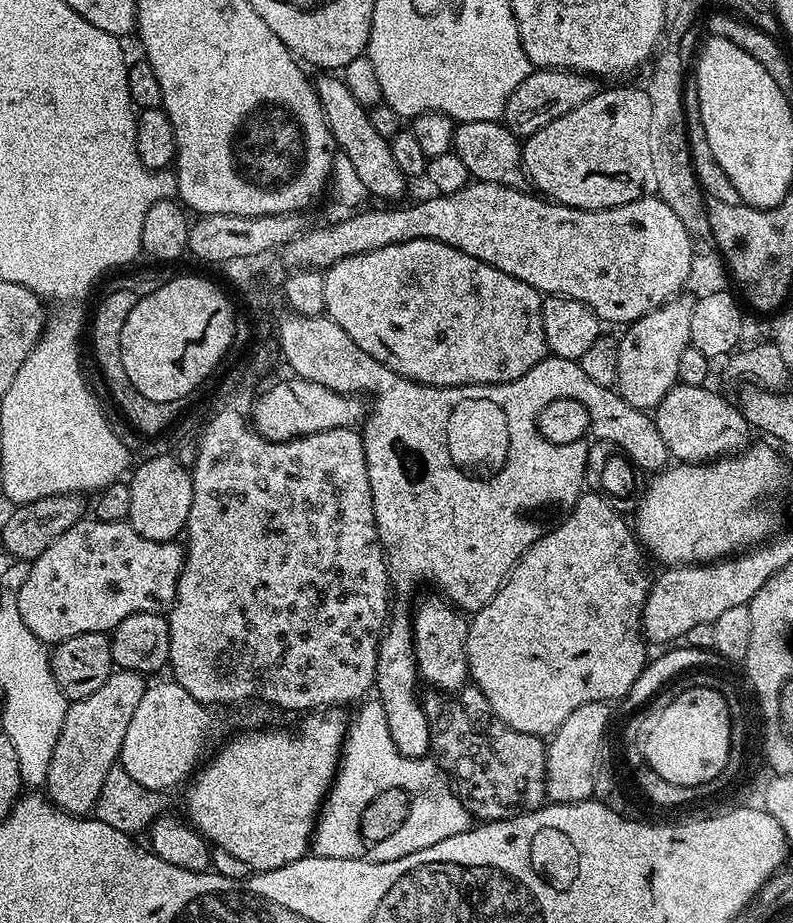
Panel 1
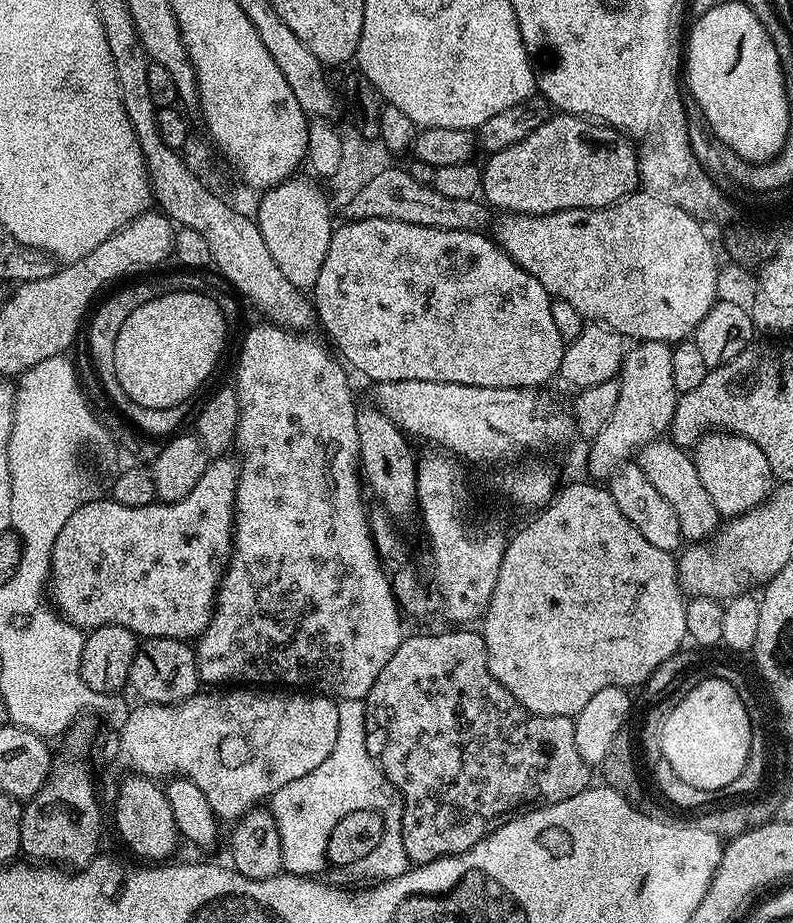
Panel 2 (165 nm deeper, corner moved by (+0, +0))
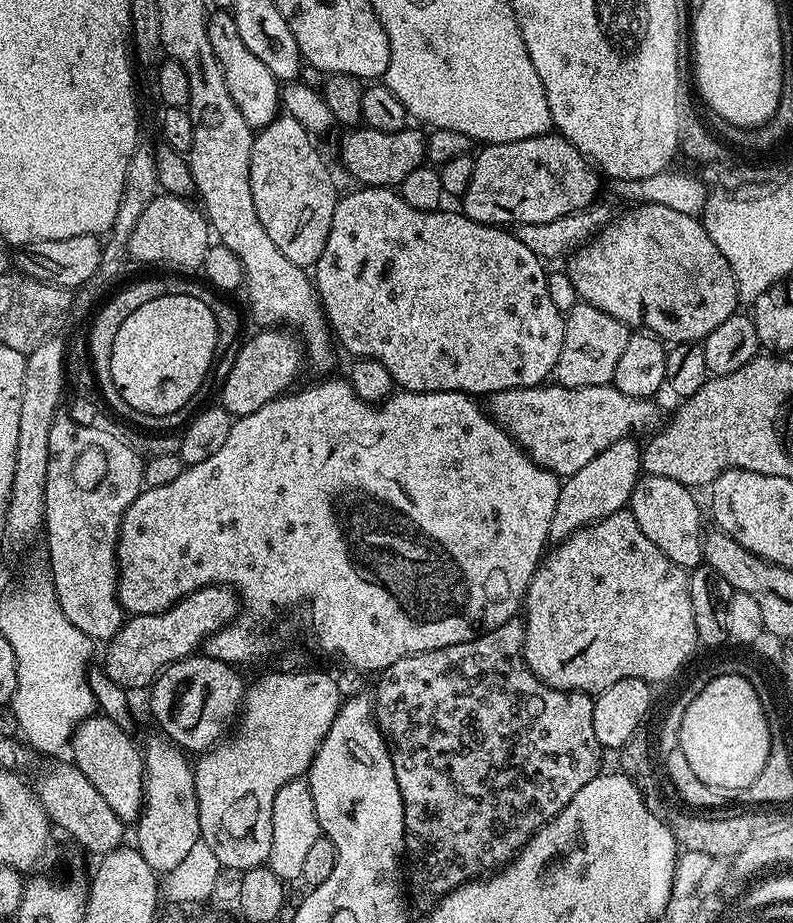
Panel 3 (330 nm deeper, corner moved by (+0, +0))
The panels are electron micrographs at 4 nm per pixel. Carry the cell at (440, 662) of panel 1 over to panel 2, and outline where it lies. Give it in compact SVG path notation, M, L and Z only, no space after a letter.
M375 406L357 407L356 425L358 426L358 446L360 447L360 471L363 481L372 487L374 495L380 499L379 507L389 517L408 516L417 511L416 466L417 453L412 453L409 437L401 432L382 410Z

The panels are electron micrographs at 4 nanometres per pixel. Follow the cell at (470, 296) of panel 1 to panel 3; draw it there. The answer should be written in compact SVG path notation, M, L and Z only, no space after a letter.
M367 186L357 187L357 192L348 192L337 199L334 206L334 222L330 222L330 238L326 238L326 250L322 250L322 254L318 258L318 262L314 266L314 283L316 286L316 294L320 297L320 307L324 309L324 319L328 322L331 335L334 337L335 343L340 344L349 352L349 357L374 358L378 362L382 362L382 366L386 366L386 370L390 370L392 375L392 383L397 389L406 392L466 392L473 397L487 397L493 392L501 392L502 390L510 390L511 388L539 388L555 373L556 363L558 362L558 354L562 354L562 338L564 337L564 318L565 313L558 310L558 306L554 306L554 302L550 298L550 290L546 290L546 282L548 281L548 272L546 271L545 261L539 256L534 255L523 242L518 242L515 231L505 230L503 227L495 224L479 224L474 222L469 216L464 215L463 211L447 212L441 210L438 212L423 212L422 210L414 210L414 206L406 206L406 202L402 202L399 191L392 188L369 188Z

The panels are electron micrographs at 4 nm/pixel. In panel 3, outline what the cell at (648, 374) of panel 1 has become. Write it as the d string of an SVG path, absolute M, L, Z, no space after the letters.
M629 438L614 442L614 446L602 450L598 458L590 458L590 462L582 466L582 470L561 483L556 516L550 522L549 541L562 541L572 532L629 507L632 491L642 472L642 448L634 441L635 439Z

